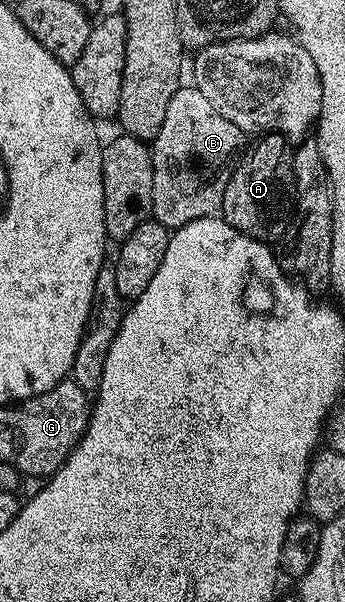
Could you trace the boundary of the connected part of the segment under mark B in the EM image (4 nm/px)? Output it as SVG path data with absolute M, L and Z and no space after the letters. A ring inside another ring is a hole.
M182 85L175 92L175 96L171 96L171 104L167 104L167 116L163 116L163 124L151 140L153 156L152 221L168 226L170 231L174 231L183 224L191 224L191 220L214 217L220 211L227 180L231 180L233 170L246 149L245 138L246 135L242 130L235 124L231 124L231 120L227 120L227 116L220 114L215 108L215 104L211 100L207 100L207 96L203 96L203 92L199 92L196 85Z

